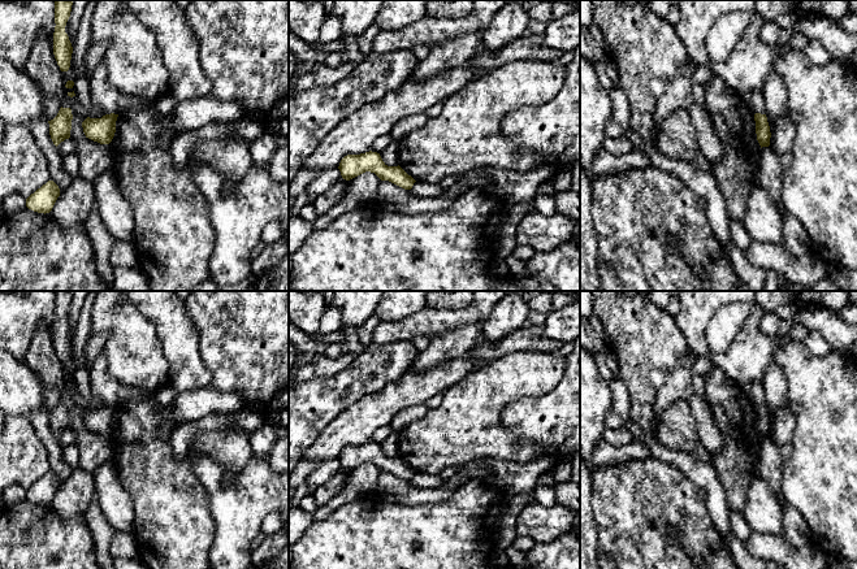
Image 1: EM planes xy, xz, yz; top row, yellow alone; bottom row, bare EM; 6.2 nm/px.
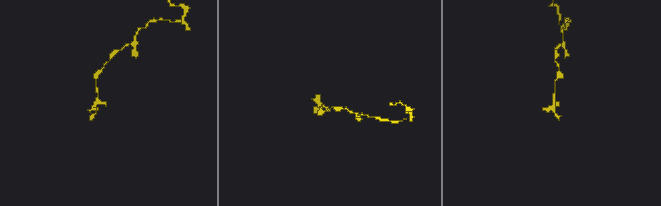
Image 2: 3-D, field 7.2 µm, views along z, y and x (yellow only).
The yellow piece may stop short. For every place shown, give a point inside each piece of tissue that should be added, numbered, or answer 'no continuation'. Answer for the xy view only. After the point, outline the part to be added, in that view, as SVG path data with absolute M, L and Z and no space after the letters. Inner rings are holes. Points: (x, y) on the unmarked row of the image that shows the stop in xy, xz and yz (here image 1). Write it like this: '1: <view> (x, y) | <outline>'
no continuation

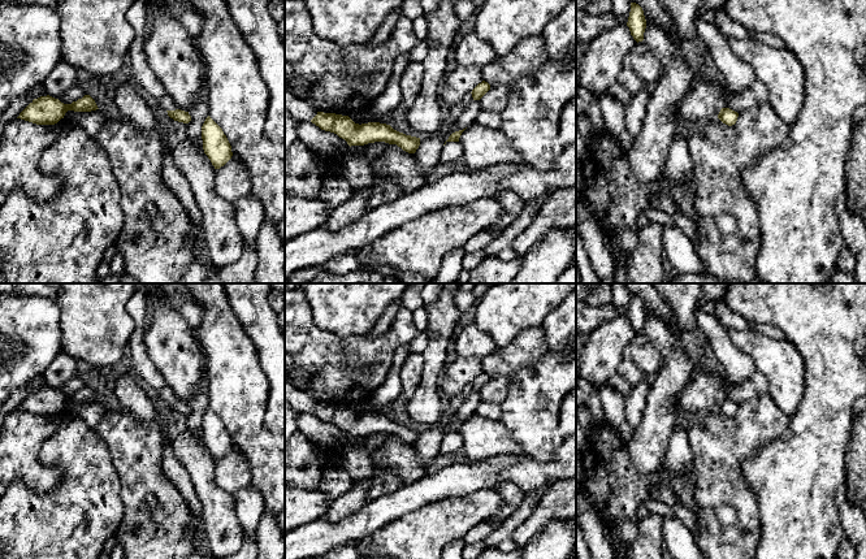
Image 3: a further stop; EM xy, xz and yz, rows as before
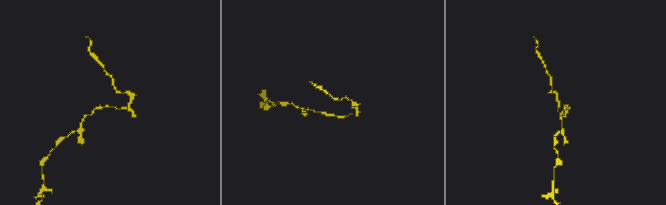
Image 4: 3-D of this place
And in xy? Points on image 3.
no continuation

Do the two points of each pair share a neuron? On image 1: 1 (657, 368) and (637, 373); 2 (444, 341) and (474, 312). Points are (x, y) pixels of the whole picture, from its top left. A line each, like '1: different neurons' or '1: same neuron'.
1: same neuron
2: different neurons

